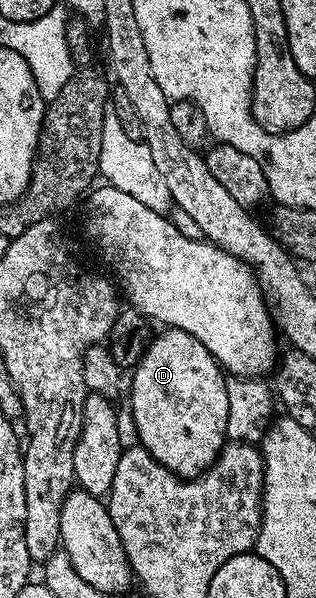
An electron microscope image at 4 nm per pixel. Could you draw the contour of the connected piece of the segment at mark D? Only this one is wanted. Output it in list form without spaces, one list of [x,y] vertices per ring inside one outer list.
[[[173,329],[163,330],[163,335],[155,334],[151,338],[150,344],[146,346],[146,351],[142,354],[142,359],[138,362],[137,367],[133,368],[131,377],[128,379],[128,395],[130,391],[130,415],[134,418],[134,431],[138,434],[137,442],[145,451],[152,453],[152,457],[156,457],[156,461],[160,461],[160,465],[164,465],[173,475],[178,475],[182,479],[197,479],[209,469],[218,459],[218,454],[222,452],[222,448],[226,446],[228,440],[226,436],[226,426],[228,425],[228,396],[226,390],[226,378],[218,362],[212,357],[212,353],[208,353],[208,349],[204,349],[204,345],[200,345],[200,341],[196,341],[196,337],[192,337],[183,331]]]

